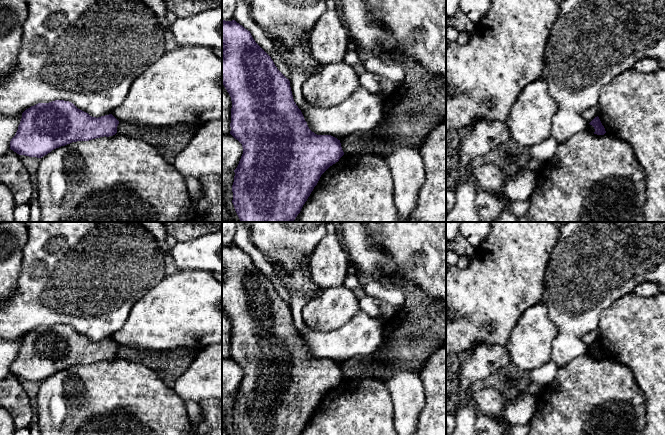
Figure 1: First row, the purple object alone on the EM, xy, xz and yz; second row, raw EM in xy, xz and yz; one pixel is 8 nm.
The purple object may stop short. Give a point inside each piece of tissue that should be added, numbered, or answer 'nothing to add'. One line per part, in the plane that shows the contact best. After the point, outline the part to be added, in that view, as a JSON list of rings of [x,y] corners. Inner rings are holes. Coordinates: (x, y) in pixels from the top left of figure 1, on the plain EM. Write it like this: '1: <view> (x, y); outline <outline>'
nothing to add

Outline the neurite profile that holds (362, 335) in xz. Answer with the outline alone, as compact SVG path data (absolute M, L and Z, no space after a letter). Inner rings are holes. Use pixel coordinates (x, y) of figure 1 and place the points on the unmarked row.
M295 290L289 292L289 297L294 326L315 358L331 359L339 364L355 356L372 354L382 345L384 322L362 309L334 332L317 331L308 327L302 317L302 308L310 301L310 297Z

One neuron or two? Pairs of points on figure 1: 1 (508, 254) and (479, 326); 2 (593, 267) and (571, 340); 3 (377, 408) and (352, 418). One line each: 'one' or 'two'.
1: one
2: one
3: one

